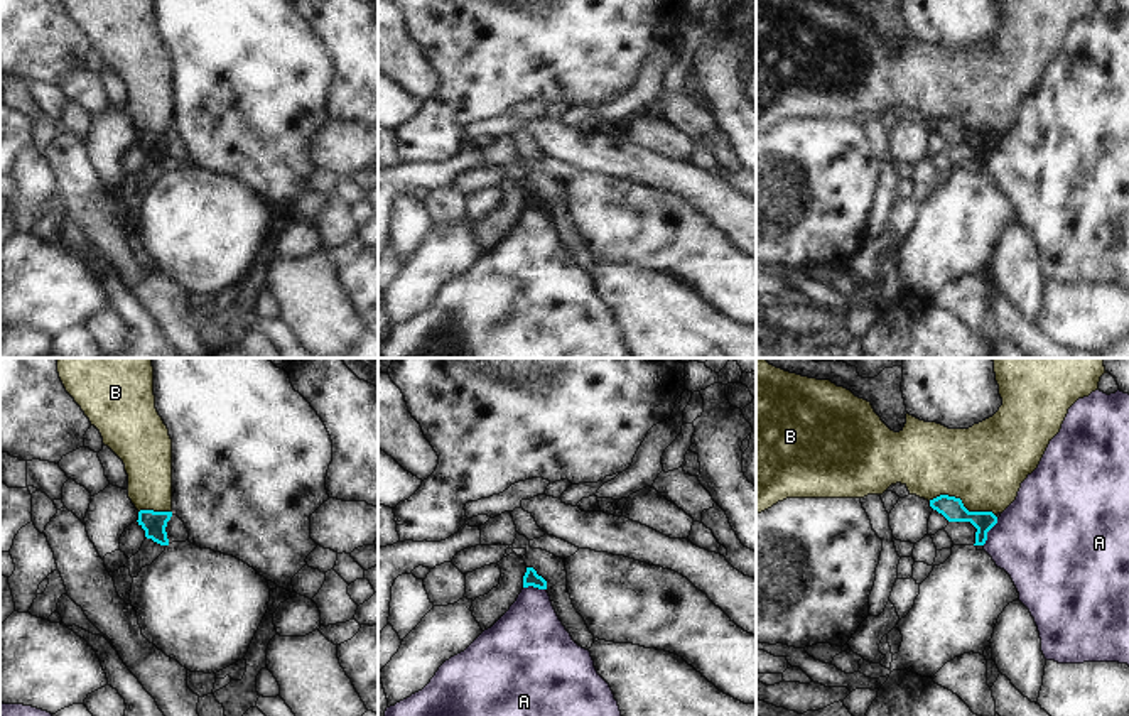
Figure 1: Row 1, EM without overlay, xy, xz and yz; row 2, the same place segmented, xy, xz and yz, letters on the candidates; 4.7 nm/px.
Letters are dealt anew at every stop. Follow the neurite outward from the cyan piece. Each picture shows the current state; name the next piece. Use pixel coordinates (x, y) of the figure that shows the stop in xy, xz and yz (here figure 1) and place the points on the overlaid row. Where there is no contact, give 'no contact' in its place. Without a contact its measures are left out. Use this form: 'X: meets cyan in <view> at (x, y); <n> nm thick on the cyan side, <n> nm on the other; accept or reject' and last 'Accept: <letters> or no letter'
A: meets cyan in yz at (988, 531); 110 nm thick on the cyan side, 420 nm on the other; reject
B: meets cyan in yz at (961, 502); 110 nm thick on the cyan side, 380 nm on the other; reject
Accept: no letter

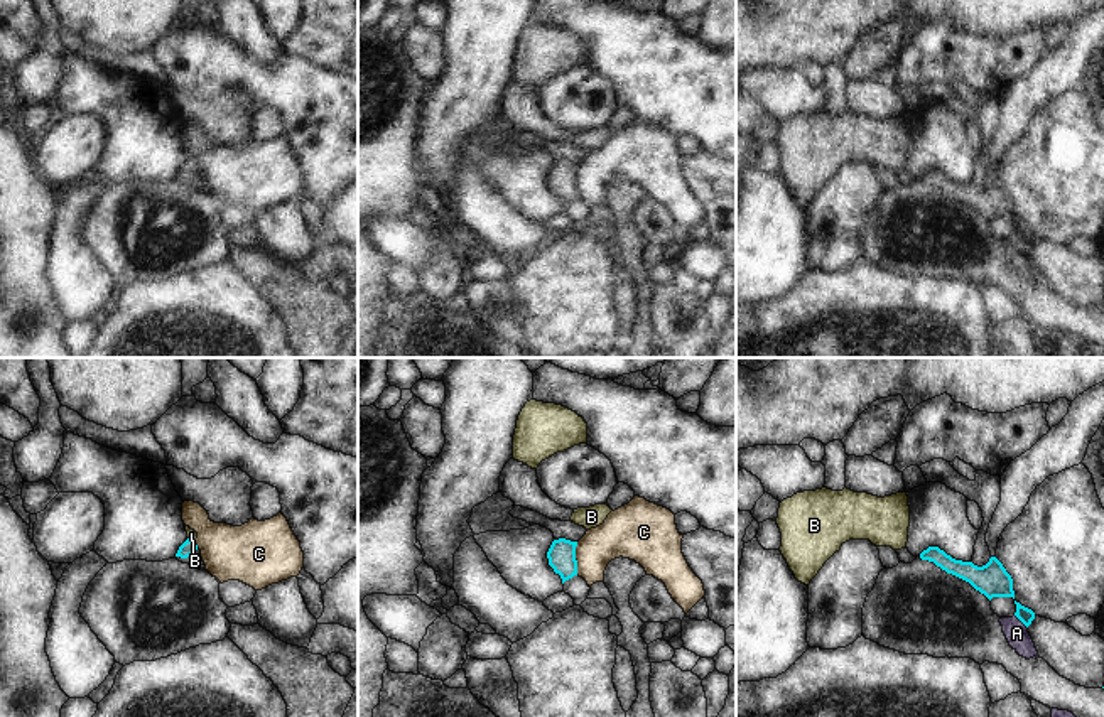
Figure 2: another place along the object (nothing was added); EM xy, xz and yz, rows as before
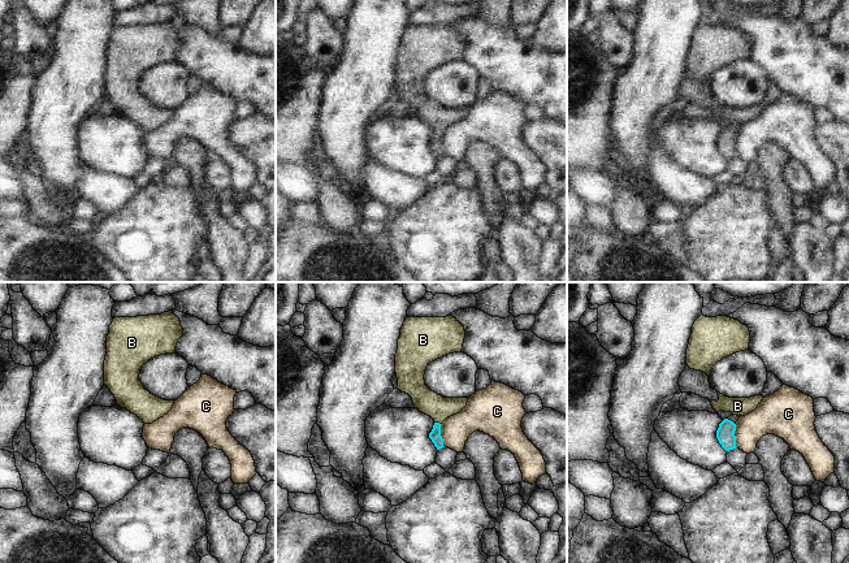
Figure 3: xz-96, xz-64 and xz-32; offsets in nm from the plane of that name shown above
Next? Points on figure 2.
A: meets cyan in yz at (1020, 619); 70 nm thick on the cyan side, 110 nm on the other; reject
B: meets cyan in xy at (191, 540); 70 nm thick on the cyan side, 50 nm on the other; accept
C: meets cyan in xz at (574, 559); 130 nm thick on the cyan side, 200 nm on the other; reject
Accept: B

